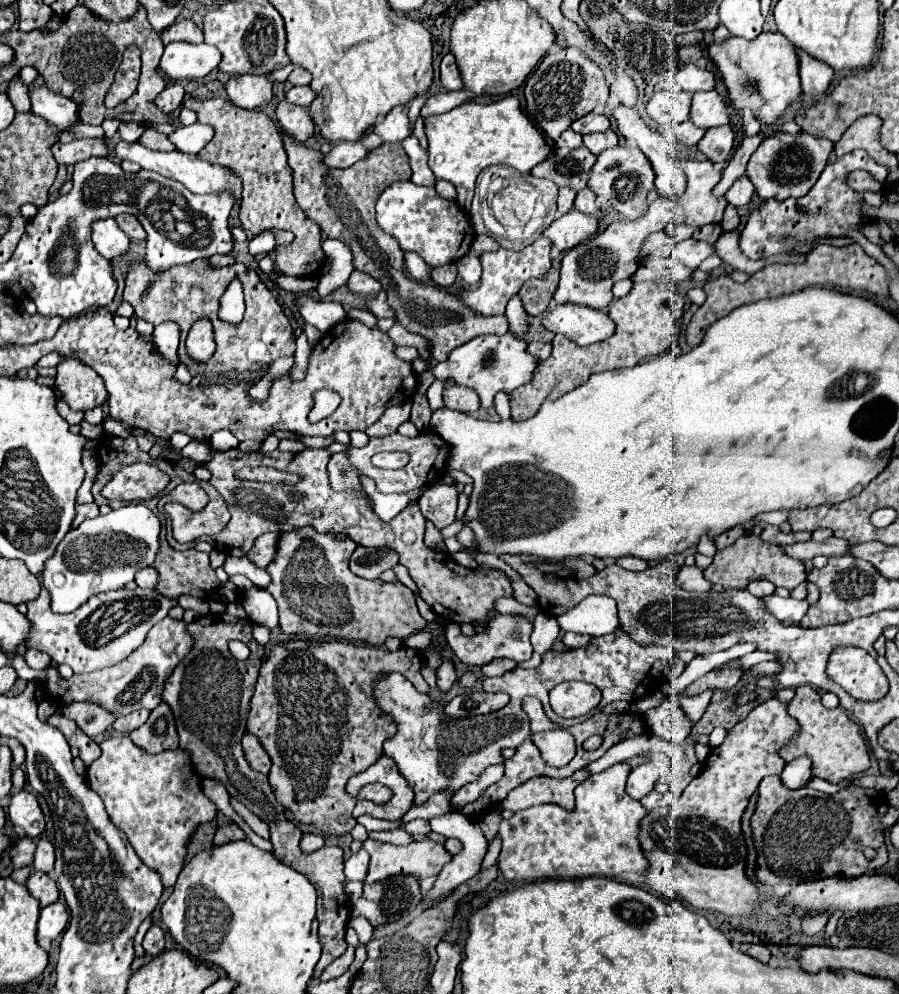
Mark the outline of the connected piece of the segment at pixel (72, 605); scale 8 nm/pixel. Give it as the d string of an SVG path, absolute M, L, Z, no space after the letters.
M128 504L106 516L84 520L78 528L72 528L40 572L42 586L52 600L52 610L60 614L74 612L90 596L106 590L120 590L134 582L138 570L154 564L160 548L158 536L160 520L144 504Z

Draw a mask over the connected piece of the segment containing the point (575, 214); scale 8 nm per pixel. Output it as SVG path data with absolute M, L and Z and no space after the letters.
M570 210L568 214L556 218L542 234L552 240L558 252L568 252L582 244L596 232L596 218L586 216L578 210Z

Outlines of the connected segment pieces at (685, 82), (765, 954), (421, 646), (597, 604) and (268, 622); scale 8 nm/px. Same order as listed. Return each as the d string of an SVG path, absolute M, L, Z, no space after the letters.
M688 64L678 70L676 82L682 90L694 94L694 92L710 91L714 88L714 74L702 68L696 68L694 64Z
M742 944L740 950L744 954L750 954L752 958L760 960L760 962L768 962L770 960L770 950L766 946L758 946L758 944Z
M425 628L420 632L415 632L404 641L404 645L416 650L424 650L431 642L431 635Z
M588 596L576 608L556 616L564 632L604 636L616 632L620 626L616 614L616 602L608 596Z
M250 588L242 594L242 606L250 622L262 624L268 630L278 628L278 606L272 596L262 588Z

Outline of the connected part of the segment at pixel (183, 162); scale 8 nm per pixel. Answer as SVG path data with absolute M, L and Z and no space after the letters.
M118 142L116 148L114 148L114 158L118 162L124 162L124 160L130 160L130 162L136 162L140 164L144 170L152 170L152 172L158 172L166 178L172 178L172 180L178 180L182 182L190 192L230 192L236 200L236 204L240 204L242 200L242 180L240 176L232 170L232 168L226 168L226 166L218 166L218 164L210 164L210 162L204 162L204 160L198 160L196 156L186 156L182 152L154 152L154 150L148 150L144 148L142 144L134 142Z

